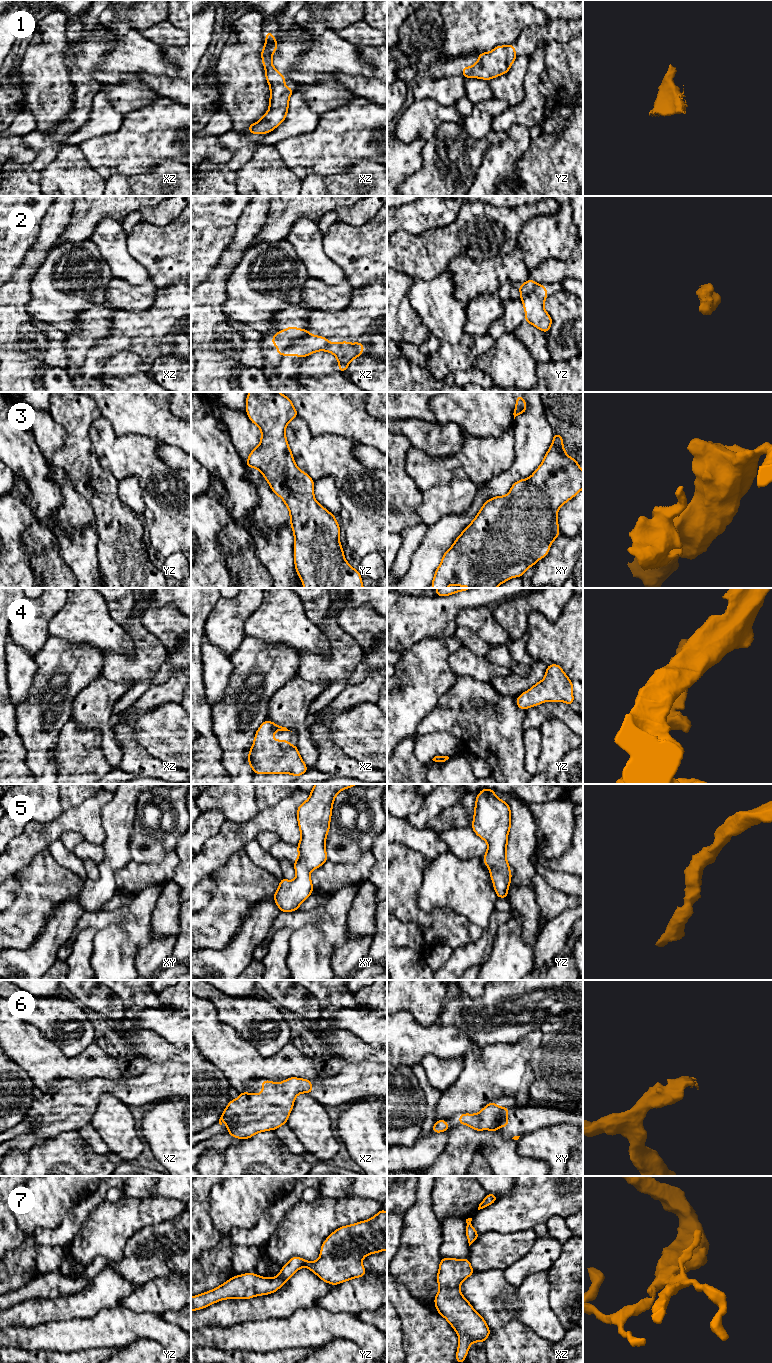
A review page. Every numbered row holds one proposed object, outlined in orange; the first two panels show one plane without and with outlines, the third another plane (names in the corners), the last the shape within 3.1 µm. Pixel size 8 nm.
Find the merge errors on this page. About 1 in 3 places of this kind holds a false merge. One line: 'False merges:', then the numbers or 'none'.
False merges: 2

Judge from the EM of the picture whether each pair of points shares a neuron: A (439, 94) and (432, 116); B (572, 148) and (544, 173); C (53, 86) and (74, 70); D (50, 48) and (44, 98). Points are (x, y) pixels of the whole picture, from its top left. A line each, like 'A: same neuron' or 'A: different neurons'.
A: different neurons
B: same neuron
C: different neurons
D: same neuron

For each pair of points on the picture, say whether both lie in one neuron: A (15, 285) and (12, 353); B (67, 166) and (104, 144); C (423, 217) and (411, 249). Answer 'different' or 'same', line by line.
A: same
B: different
C: different

